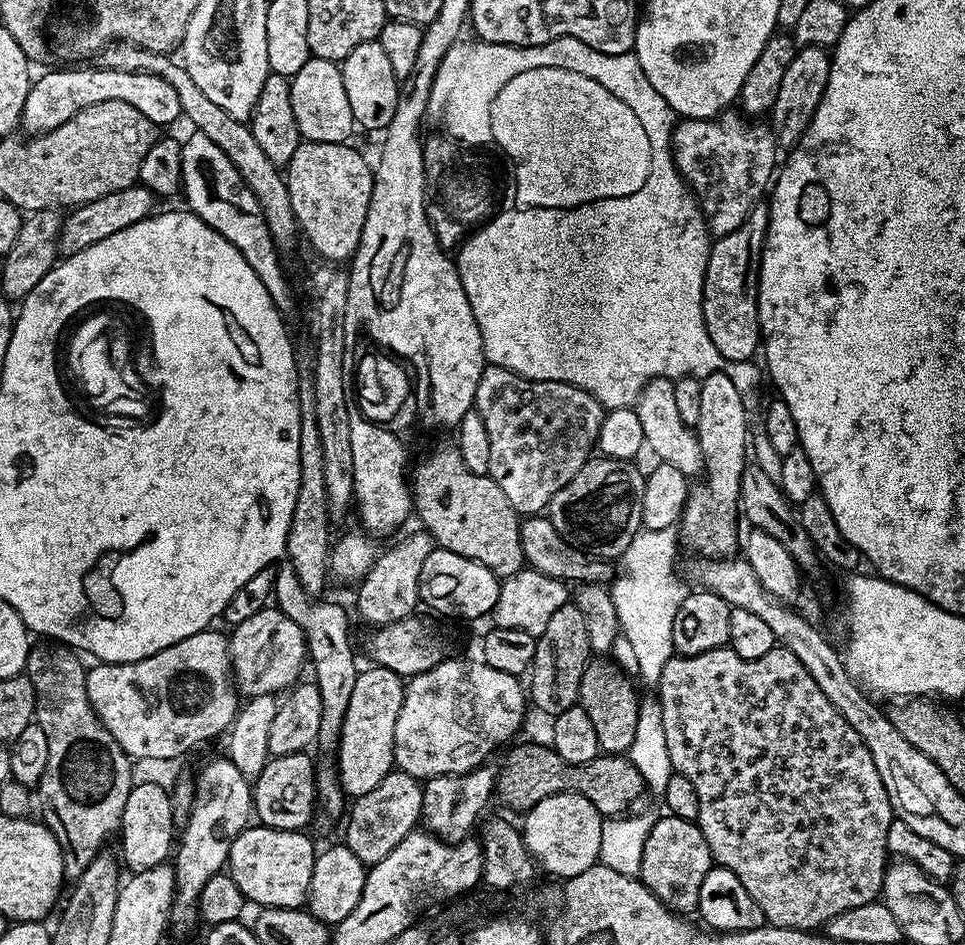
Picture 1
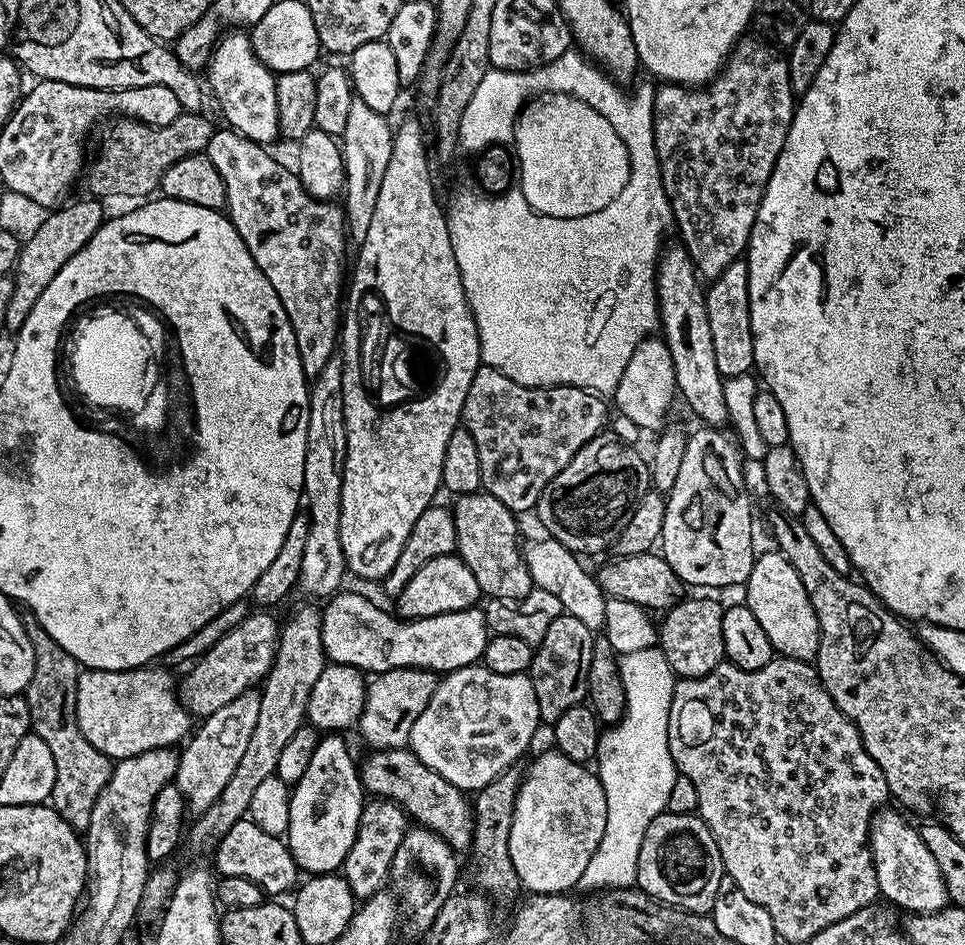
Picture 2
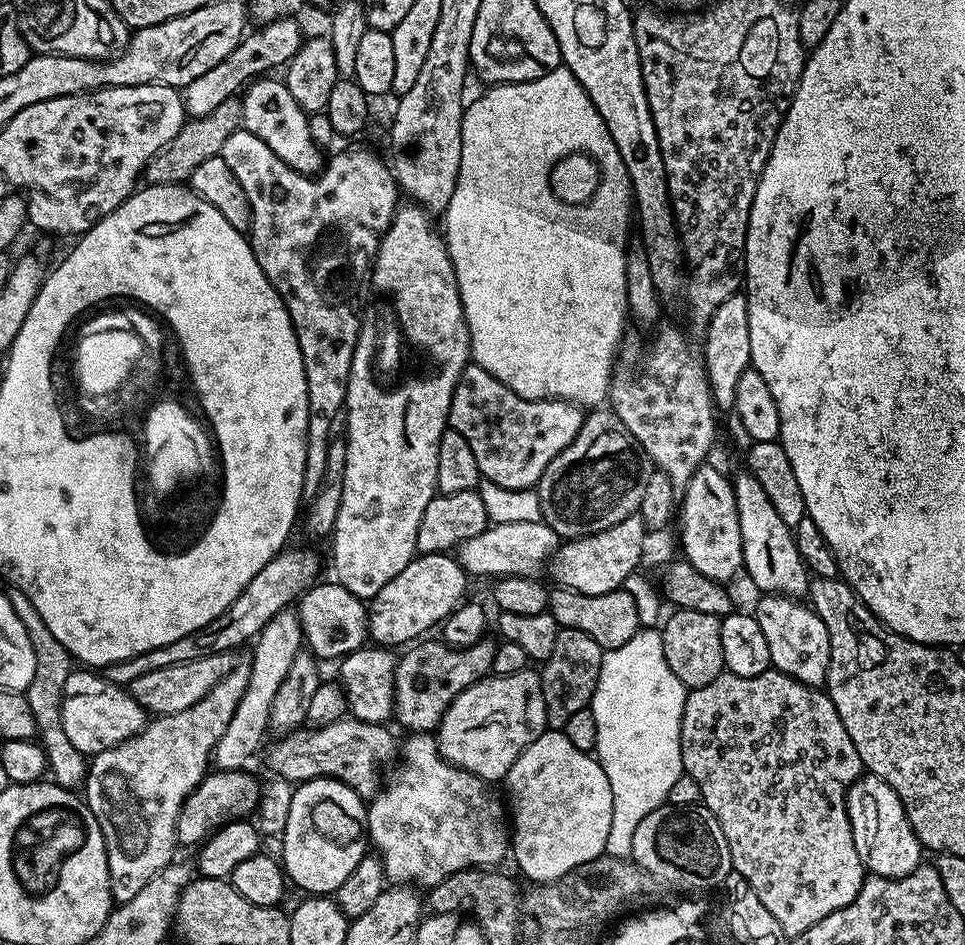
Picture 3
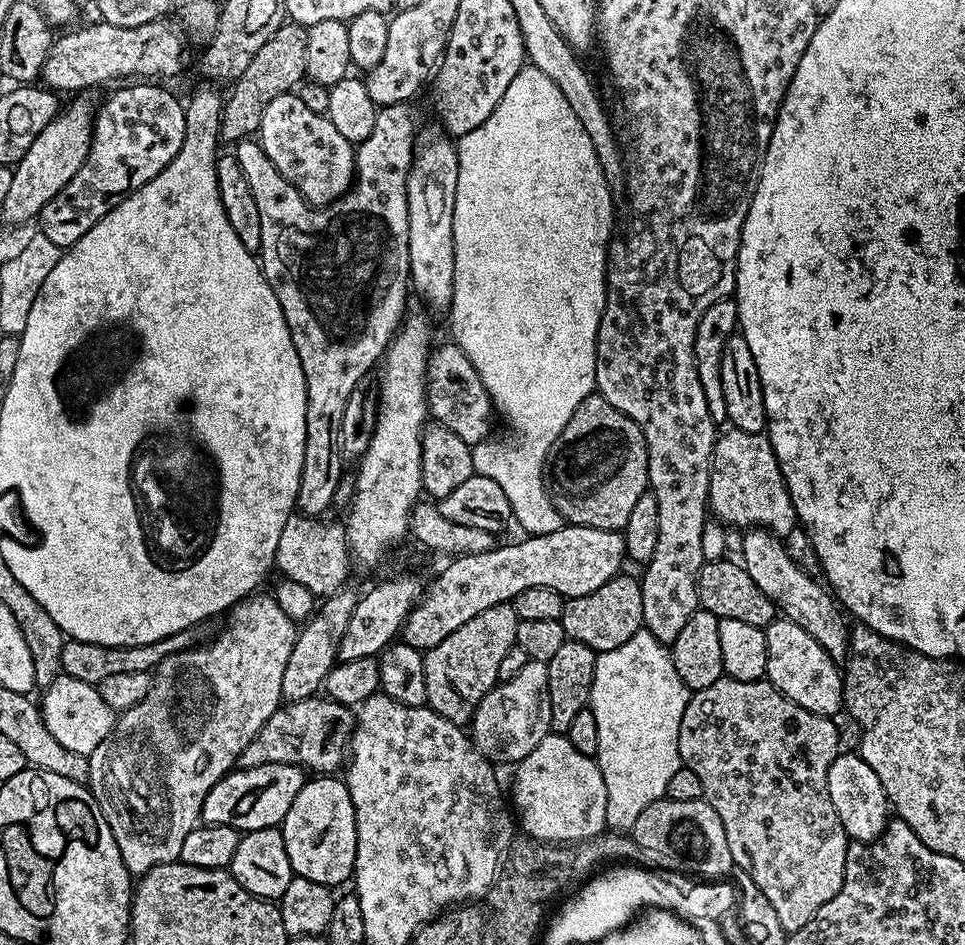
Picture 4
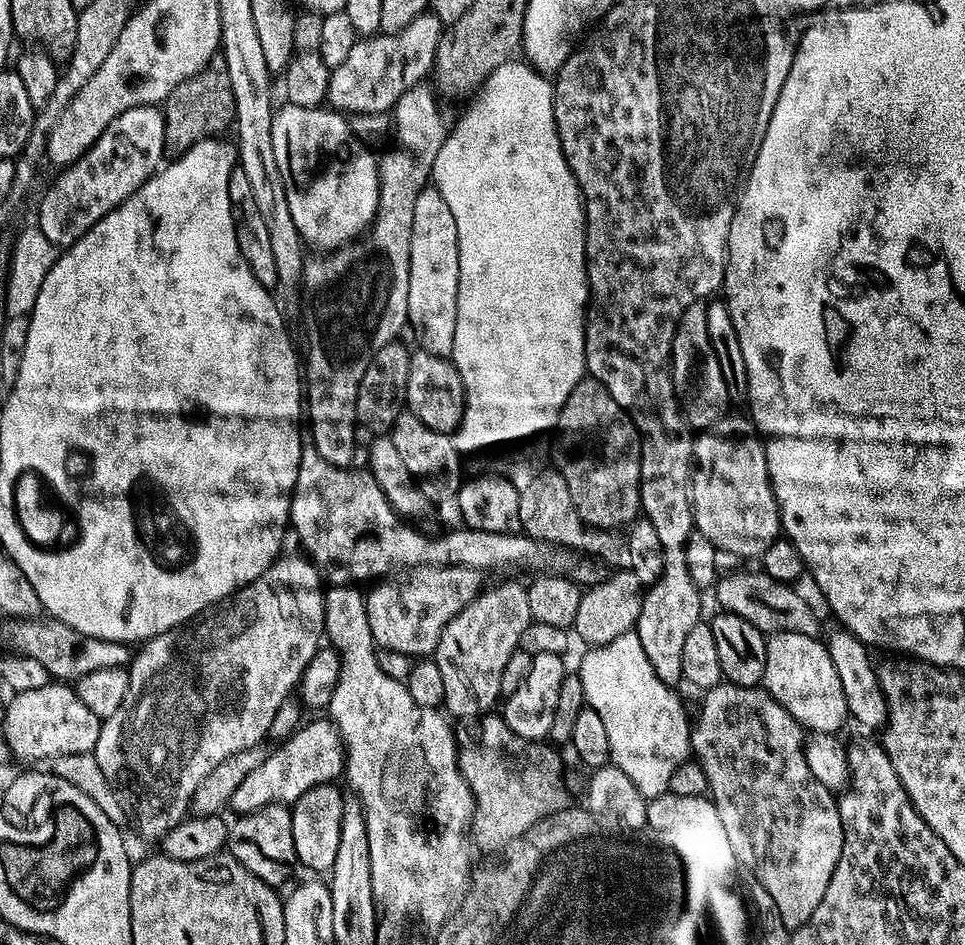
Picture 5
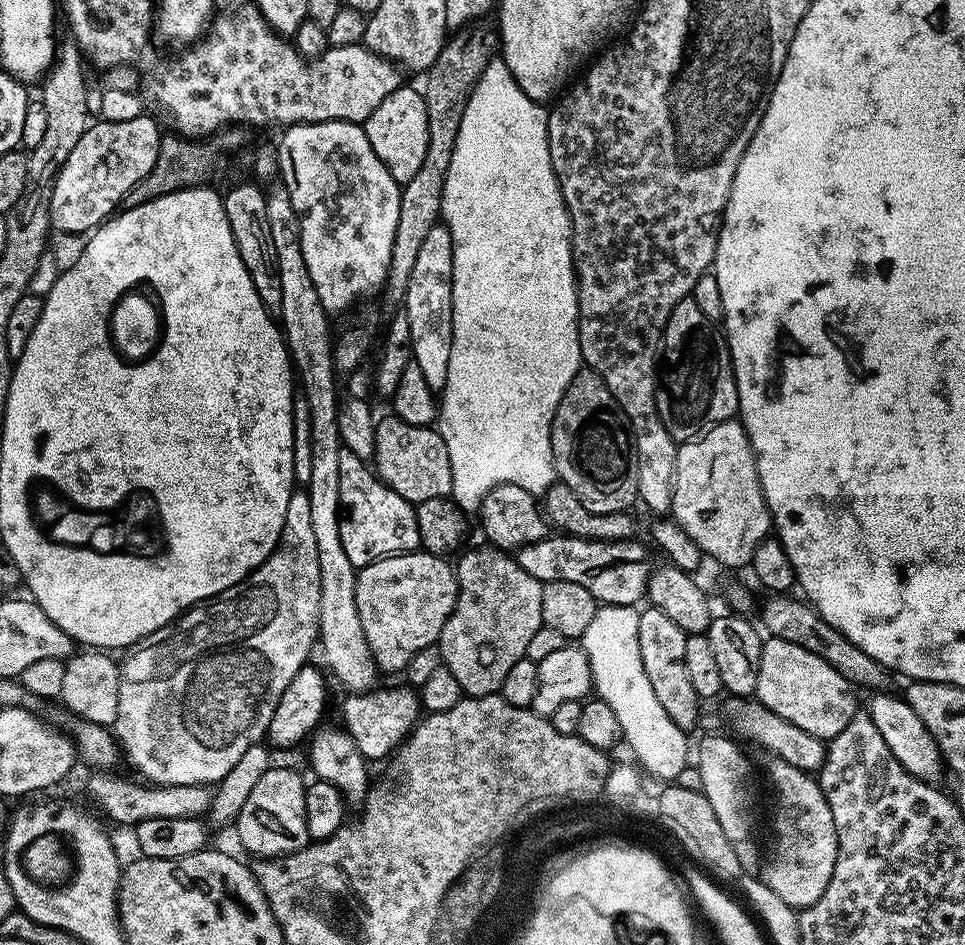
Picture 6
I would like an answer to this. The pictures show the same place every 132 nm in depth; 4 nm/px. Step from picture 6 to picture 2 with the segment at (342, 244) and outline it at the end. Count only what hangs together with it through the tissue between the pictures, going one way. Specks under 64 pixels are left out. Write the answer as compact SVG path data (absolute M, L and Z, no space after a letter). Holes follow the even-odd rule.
M232 30L232 32L227 36L227 34L221 35L219 37L218 43L212 50L212 58L208 61L206 65L206 73L208 72L208 84L207 87L210 89L212 87L212 92L216 95L216 100L220 103L220 108L224 111L224 121L223 123L227 127L231 128L233 132L238 132L240 135L250 138L255 142L255 144L263 144L265 146L272 146L275 140L278 140L280 136L280 126L278 122L278 94L276 93L276 76L274 75L272 69L267 68L265 64L260 63L260 59L256 57L256 51L252 49L252 38L247 31L244 30Z

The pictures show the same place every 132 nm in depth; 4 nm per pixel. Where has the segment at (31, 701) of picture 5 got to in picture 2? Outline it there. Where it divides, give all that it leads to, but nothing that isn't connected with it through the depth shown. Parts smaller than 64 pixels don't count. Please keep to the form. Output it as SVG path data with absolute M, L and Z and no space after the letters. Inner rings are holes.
M160 666L130 670L84 668L81 671L76 695L78 730L82 730L90 746L102 750L113 762L179 745L193 727L193 717L179 701L178 688L174 680L172 684L169 669L156 667Z

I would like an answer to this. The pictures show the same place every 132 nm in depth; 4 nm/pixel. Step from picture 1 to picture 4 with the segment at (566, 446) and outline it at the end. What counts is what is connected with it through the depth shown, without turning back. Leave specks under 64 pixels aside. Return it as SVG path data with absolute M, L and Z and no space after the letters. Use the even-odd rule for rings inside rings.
M449 342L431 349L428 357L428 410L435 423L454 430L462 442L473 446L485 443L493 435L492 416L494 405L492 395L486 390L474 362L466 358L459 344Z

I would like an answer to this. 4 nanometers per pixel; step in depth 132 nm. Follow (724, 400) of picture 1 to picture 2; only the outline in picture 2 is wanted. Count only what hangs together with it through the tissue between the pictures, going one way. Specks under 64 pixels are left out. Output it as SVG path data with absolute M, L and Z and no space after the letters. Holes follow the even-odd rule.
M700 426L696 433L693 431L689 435L686 442L686 452L682 459L682 466L679 467L678 478L675 479L673 488L666 493L664 501L664 521L662 522L662 534L658 541L658 548L662 553L663 563L668 564L670 570L674 570L674 574L678 574L678 578L684 585L692 587L693 584L696 590L704 590L700 588L732 588L735 584L740 584L739 586L747 585L754 559L754 551L752 552L752 500L748 497L747 486L744 485L745 461L742 459L739 444L736 443L729 433L727 436L724 431L725 429L720 426Z

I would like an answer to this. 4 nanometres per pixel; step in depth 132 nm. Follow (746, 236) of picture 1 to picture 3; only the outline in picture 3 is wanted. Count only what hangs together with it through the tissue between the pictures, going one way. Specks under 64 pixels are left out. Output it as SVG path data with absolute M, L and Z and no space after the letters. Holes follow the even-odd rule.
M737 294L726 298L718 310L707 322L704 336L704 352L702 351L702 363L704 373L708 376L708 386L712 391L713 405L721 413L732 412L734 406L734 393L738 388L738 378L742 378L744 371L752 363L750 354L750 318L748 317L748 297Z

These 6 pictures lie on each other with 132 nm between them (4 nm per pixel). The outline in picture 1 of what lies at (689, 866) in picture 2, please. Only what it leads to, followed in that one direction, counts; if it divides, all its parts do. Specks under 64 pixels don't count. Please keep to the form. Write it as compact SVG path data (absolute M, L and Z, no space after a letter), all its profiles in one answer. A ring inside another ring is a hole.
M669 814L662 816L653 823L646 838L638 878L667 908L677 914L688 914L699 905L702 882L706 882L706 874L714 866L712 851L699 823Z

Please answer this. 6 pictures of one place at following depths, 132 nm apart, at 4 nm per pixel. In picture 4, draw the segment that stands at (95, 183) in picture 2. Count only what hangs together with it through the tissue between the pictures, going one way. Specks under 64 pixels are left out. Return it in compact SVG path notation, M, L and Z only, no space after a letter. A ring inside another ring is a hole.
M293 22L281 23L280 29L272 35L270 42L258 50L254 62L246 66L246 74L231 85L232 92L222 104L220 113L219 139L239 142L255 137L260 131L262 114L274 98L292 92L306 76L306 34L307 27Z

